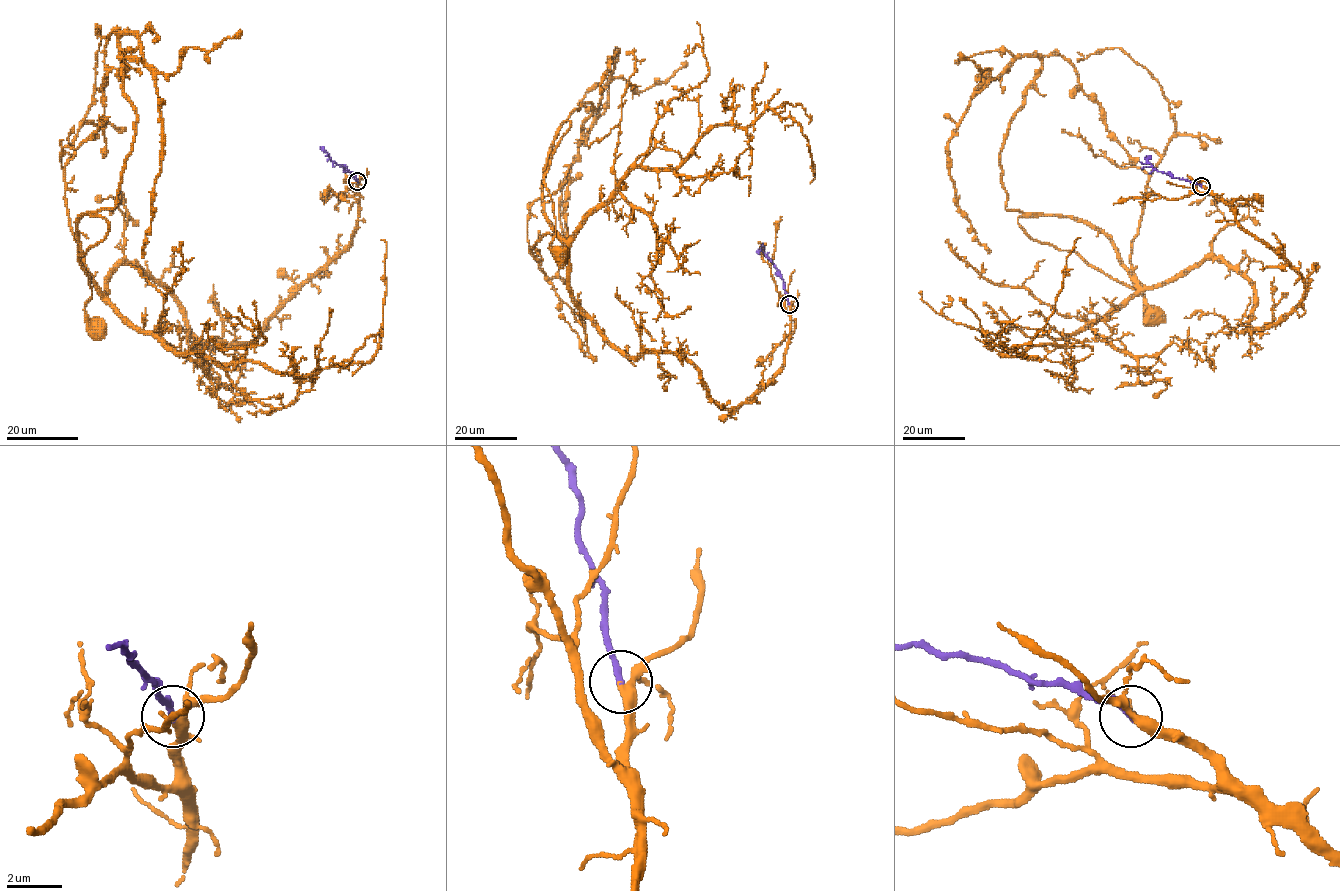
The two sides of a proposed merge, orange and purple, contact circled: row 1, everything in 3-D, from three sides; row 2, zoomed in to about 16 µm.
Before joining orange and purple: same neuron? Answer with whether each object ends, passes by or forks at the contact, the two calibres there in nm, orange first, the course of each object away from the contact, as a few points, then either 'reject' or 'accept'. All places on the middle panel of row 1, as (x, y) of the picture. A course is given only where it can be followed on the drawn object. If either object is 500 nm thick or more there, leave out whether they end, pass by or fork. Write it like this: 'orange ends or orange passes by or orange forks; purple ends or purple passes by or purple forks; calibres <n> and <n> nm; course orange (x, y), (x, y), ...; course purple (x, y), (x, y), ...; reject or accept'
orange passes by; purple ends; calibres 320 and 260 nm; course orange (789, 305), (783, 365), (739, 406), (676, 355), (626, 356), (546, 221), (569, 121), (544, 180), (560, 255); course purple (789, 305), (783, 280), (776, 266), (762, 250), (756, 253); accept

